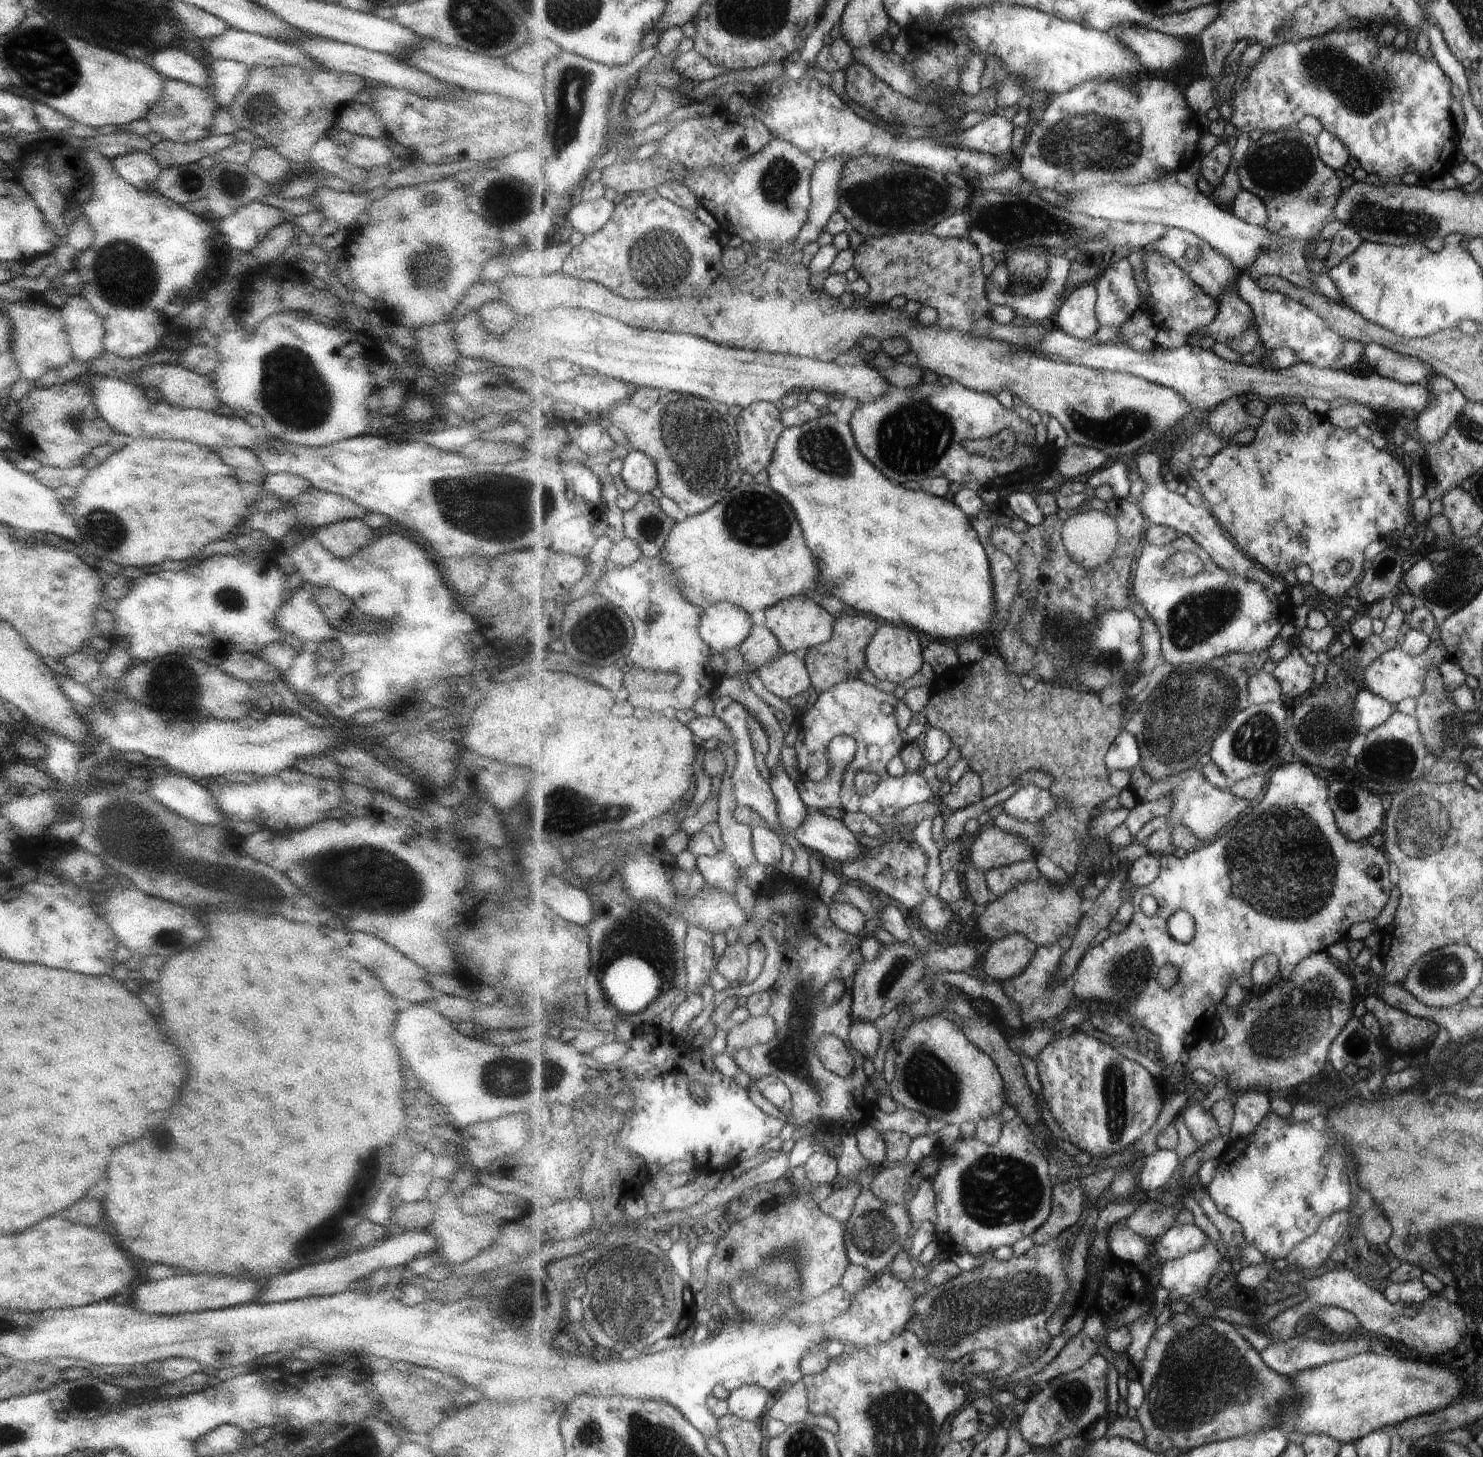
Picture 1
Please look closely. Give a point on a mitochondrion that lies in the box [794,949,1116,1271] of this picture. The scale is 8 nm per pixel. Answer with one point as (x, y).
(996, 1190)

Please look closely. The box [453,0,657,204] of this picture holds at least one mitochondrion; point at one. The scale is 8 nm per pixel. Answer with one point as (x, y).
(573, 83)

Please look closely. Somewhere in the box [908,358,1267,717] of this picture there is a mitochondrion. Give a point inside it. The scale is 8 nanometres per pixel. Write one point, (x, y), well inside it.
(1198, 617)

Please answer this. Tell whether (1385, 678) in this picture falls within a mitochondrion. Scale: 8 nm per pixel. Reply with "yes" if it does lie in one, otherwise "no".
no

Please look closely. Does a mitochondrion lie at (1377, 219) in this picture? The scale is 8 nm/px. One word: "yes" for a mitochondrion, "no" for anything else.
yes

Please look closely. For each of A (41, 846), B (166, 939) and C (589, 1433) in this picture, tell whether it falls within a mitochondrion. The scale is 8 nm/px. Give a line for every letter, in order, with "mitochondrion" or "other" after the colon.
A: other
B: other
C: mitochondrion

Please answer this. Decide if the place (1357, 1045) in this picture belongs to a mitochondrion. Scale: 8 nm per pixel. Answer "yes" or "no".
yes

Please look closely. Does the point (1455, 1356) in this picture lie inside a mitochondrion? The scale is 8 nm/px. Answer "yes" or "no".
no

